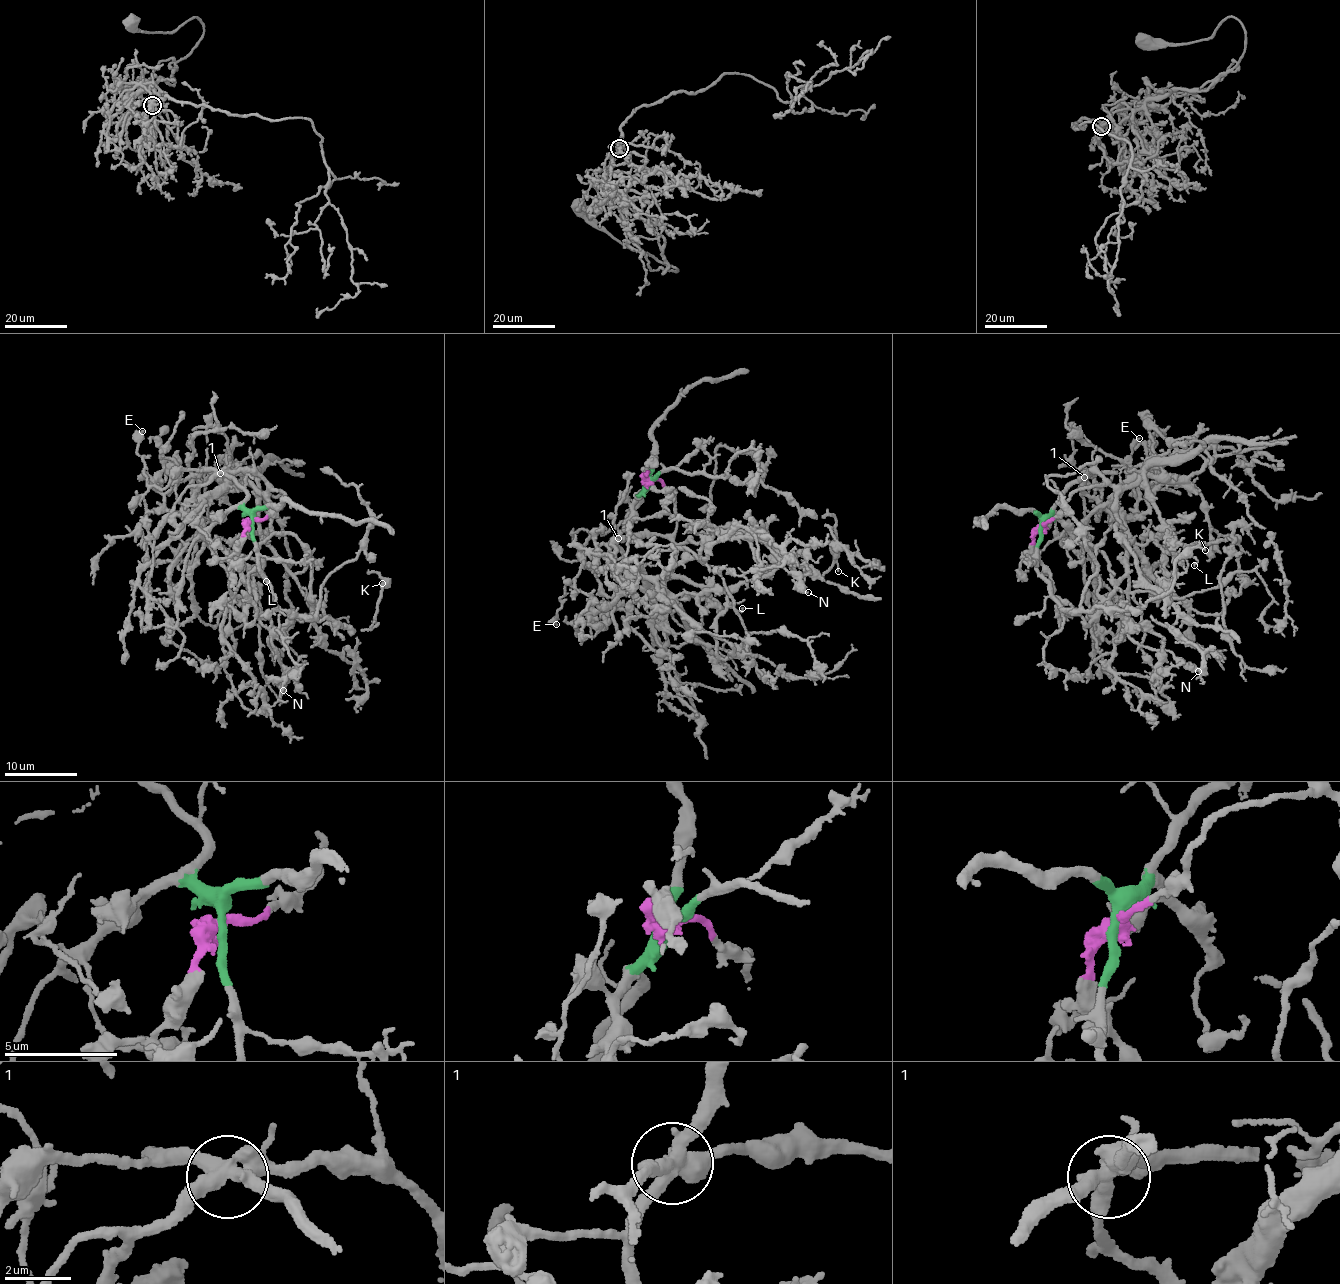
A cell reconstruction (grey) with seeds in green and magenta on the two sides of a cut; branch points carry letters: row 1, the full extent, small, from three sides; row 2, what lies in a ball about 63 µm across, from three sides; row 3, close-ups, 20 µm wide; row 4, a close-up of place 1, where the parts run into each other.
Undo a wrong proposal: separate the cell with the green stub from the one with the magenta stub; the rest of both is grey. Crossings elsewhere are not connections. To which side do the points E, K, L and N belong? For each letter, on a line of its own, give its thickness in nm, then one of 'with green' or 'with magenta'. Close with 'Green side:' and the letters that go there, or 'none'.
E: 280 nm | with green
K: 110 nm | with green
L: 100 nm | with magenta
N: 340 nm | with magenta
Green side: E, K

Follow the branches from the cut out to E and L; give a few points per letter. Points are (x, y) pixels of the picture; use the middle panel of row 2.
E: (649, 481), (608, 553), (586, 553), (580, 572), (564, 590), (558, 617), (553, 618), (556, 625)
L: (649, 481), (663, 480), (675, 501), (673, 571), (699, 585), (729, 590), (733, 606), (740, 611), (743, 607)

